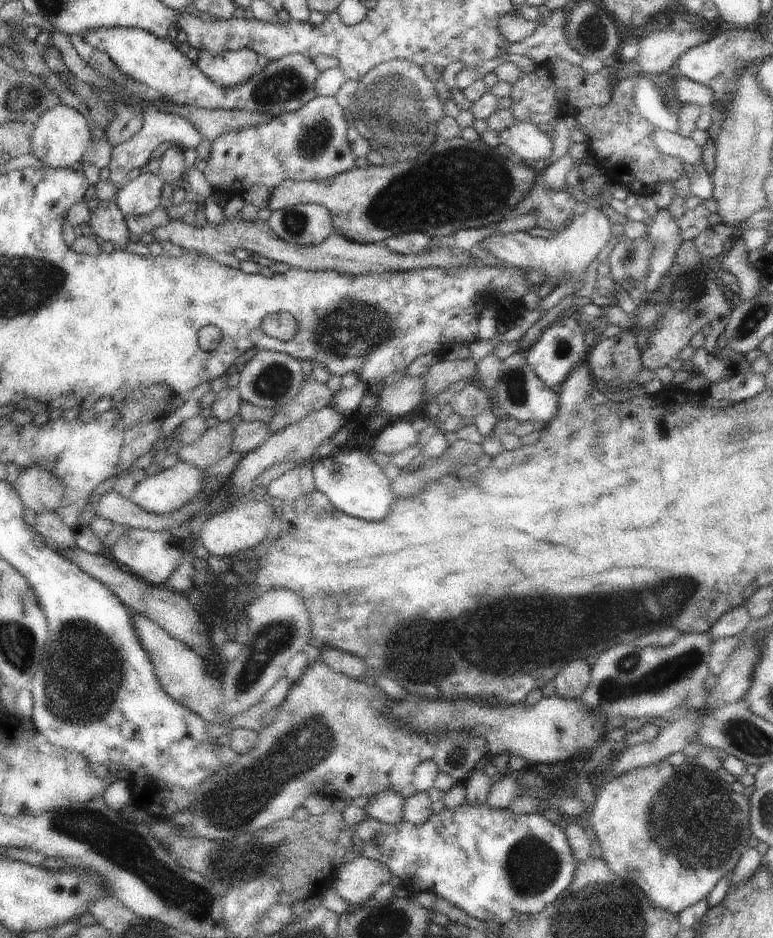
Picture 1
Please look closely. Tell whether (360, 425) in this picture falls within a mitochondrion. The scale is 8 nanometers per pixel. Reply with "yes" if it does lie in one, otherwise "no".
no

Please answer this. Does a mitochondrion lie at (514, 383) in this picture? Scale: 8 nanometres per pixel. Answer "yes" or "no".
yes

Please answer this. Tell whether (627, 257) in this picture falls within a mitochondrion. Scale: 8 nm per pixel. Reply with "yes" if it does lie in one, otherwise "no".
yes

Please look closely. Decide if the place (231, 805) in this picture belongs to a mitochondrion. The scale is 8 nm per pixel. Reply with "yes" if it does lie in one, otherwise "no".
yes

